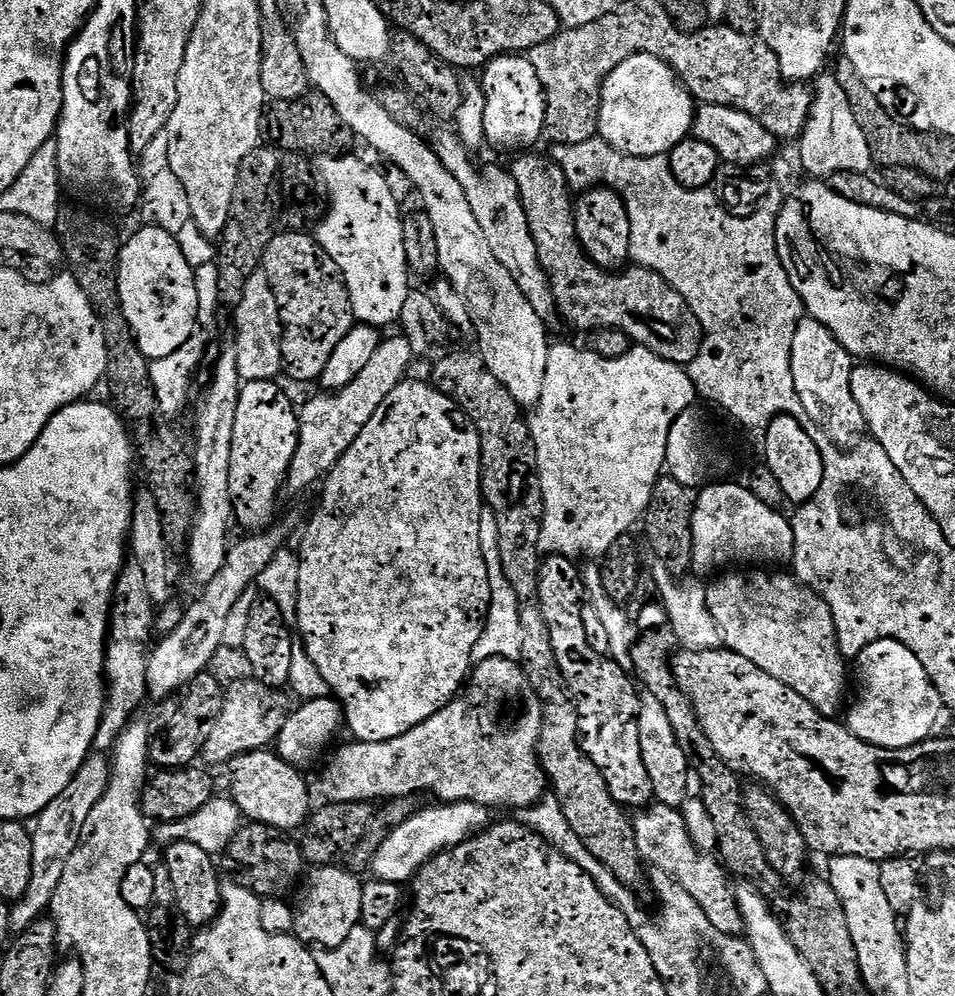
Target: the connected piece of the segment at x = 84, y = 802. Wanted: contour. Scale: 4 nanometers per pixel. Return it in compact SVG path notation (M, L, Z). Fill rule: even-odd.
M89 755L78 774L74 774L70 786L66 786L66 790L62 790L62 794L58 794L58 798L54 798L54 802L50 802L47 810L35 821L36 828L33 827L32 830L30 886L27 887L22 899L11 905L9 927L13 933L24 932L51 907L54 891L62 880L66 862L81 840L82 828L87 818L90 818L94 806L98 806L98 802L106 794L112 770L105 757L103 760L96 755Z

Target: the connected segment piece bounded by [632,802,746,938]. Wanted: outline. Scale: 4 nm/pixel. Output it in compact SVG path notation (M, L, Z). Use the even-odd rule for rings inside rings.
M656 802L637 812L640 813L635 813L632 828L636 831L640 859L645 865L652 867L653 864L653 869L665 872L667 876L677 880L682 890L686 890L686 894L690 894L690 898L698 902L709 925L713 929L717 928L721 937L739 937L746 927L736 901L736 888L728 888L730 872L715 855L700 852L692 841L690 830L686 830L683 811Z

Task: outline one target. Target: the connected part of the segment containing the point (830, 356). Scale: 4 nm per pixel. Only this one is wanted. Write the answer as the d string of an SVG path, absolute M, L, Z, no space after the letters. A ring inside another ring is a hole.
M805 316L797 324L794 342L791 344L791 373L794 374L795 388L802 398L816 398L829 412L828 432L831 443L845 450L861 443L867 433L867 422L862 408L854 399L853 370L854 358L842 343L834 338L832 331L817 319Z

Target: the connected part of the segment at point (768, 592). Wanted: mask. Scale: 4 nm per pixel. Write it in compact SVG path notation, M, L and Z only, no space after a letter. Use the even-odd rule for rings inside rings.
M732 570L721 580L707 585L708 602L706 609L717 622L718 630L724 639L723 647L731 652L750 658L758 670L766 670L770 678L778 678L794 694L802 694L822 715L839 717L840 703L844 700L844 687L850 684L850 668L840 652L839 638L836 636L834 618L830 606L820 593L800 583L795 575L776 570Z

